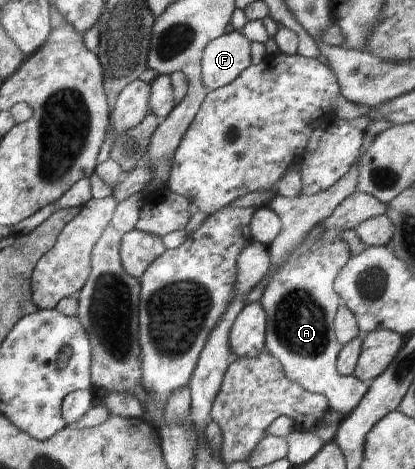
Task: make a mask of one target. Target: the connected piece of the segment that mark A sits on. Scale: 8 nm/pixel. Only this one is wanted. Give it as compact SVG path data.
M353 191L349 197L346 197L336 208L331 217L315 225L309 235L299 243L299 247L287 257L287 261L271 273L260 303L268 314L267 340L265 341L265 350L280 361L284 367L285 374L291 381L297 382L303 389L311 393L319 393L321 396L328 397L329 405L332 411L339 415L339 420L349 416L353 409L360 405L364 399L365 393L368 393L371 382L361 381L352 375L341 375L337 373L337 358L342 351L340 342L335 335L334 319L337 309L341 303L340 294L337 293L335 281L337 274L352 259L347 241L342 238L342 232L347 229L357 229L363 221L384 215L388 209L388 204L379 201L373 195L367 195L363 191Z

